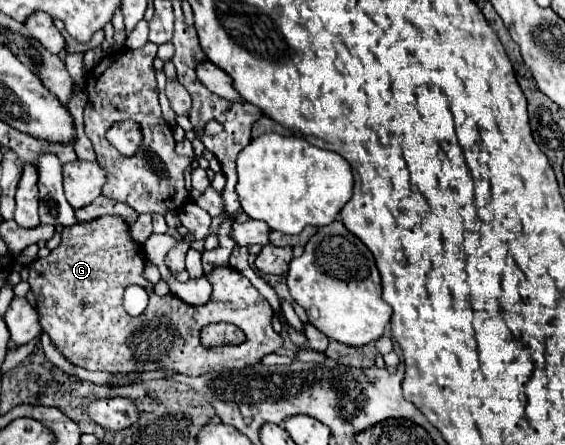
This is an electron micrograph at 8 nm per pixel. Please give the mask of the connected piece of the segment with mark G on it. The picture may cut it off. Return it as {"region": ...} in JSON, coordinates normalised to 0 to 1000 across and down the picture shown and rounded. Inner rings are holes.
{"region":[[[175,485],[161,499],[143,499],[119,508],[108,526],[108,548],[90,562],[83,580],[65,580],[51,602],[51,643],[62,665],[62,688],[69,701],[69,728],[101,787],[133,822],[150,831],[182,831],[182,836],[235,836],[235,831],[303,831],[331,845],[352,845],[373,831],[395,827],[441,827],[458,818],[473,796],[497,791],[501,760],[483,742],[483,697],[476,679],[455,656],[455,647],[409,598],[384,598],[363,625],[377,643],[377,661],[366,683],[338,688],[317,674],[306,661],[278,665],[271,634],[253,620],[257,571],[253,553],[239,544],[228,526],[228,503],[214,485]],[[228,638],[250,638],[264,652],[264,688],[242,715],[232,715],[218,692],[218,652]],[[373,724],[405,724],[427,737],[437,764],[423,778],[391,778],[363,787],[352,769],[352,742]]]}

